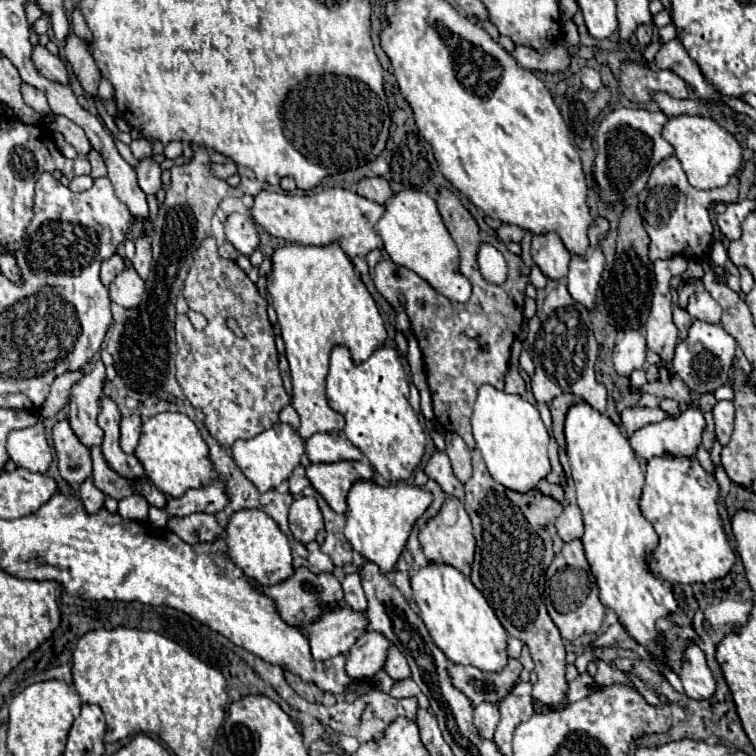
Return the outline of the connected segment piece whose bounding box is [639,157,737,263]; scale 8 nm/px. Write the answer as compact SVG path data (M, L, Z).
M669 157L653 167L645 189L639 193L639 213L643 217L643 227L649 233L649 259L669 259L681 255L689 261L705 263L709 261L709 247L713 241L713 223L709 211L715 203L737 201L735 179L721 189L697 191L689 185L685 171L677 157Z

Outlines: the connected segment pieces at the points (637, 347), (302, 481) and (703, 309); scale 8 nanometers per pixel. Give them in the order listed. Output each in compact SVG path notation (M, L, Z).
M629 329L623 333L623 337L619 339L619 343L613 349L613 363L615 363L615 371L619 375L631 375L631 371L641 369L645 365L645 337L635 331Z
M299 465L295 467L293 475L289 477L289 493L291 495L301 495L301 491L309 485L309 479L305 475L305 465Z
M697 291L689 297L687 311L691 317L707 321L707 323L719 323L721 321L721 307L715 303L715 299L707 291Z

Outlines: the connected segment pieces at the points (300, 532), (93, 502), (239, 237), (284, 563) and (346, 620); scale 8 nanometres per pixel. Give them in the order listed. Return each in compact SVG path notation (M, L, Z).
M299 497L289 509L289 527L297 541L309 543L323 529L323 517L313 497Z
M87 477L87 479L81 483L79 497L81 497L83 507L85 507L87 513L99 511L99 507L103 507L103 501L105 501L103 491L99 491L99 489L93 485L93 479L91 479L91 477Z
M231 213L225 221L225 235L227 235L227 241L233 243L233 247L247 257L259 245L259 233L249 215Z
M237 511L227 525L227 547L231 561L251 579L263 587L271 587L293 577L293 557L285 533L263 511Z
M343 607L341 611L329 611L319 623L303 627L309 633L313 659L329 659L345 653L365 633L367 623L369 619L365 611Z

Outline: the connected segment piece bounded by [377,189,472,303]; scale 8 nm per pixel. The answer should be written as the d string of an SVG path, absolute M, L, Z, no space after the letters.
M413 189L397 193L395 199L385 207L385 215L377 223L377 231L391 261L415 271L451 301L465 303L469 300L472 287L463 275L457 273L457 247L445 229L437 203L429 195Z

